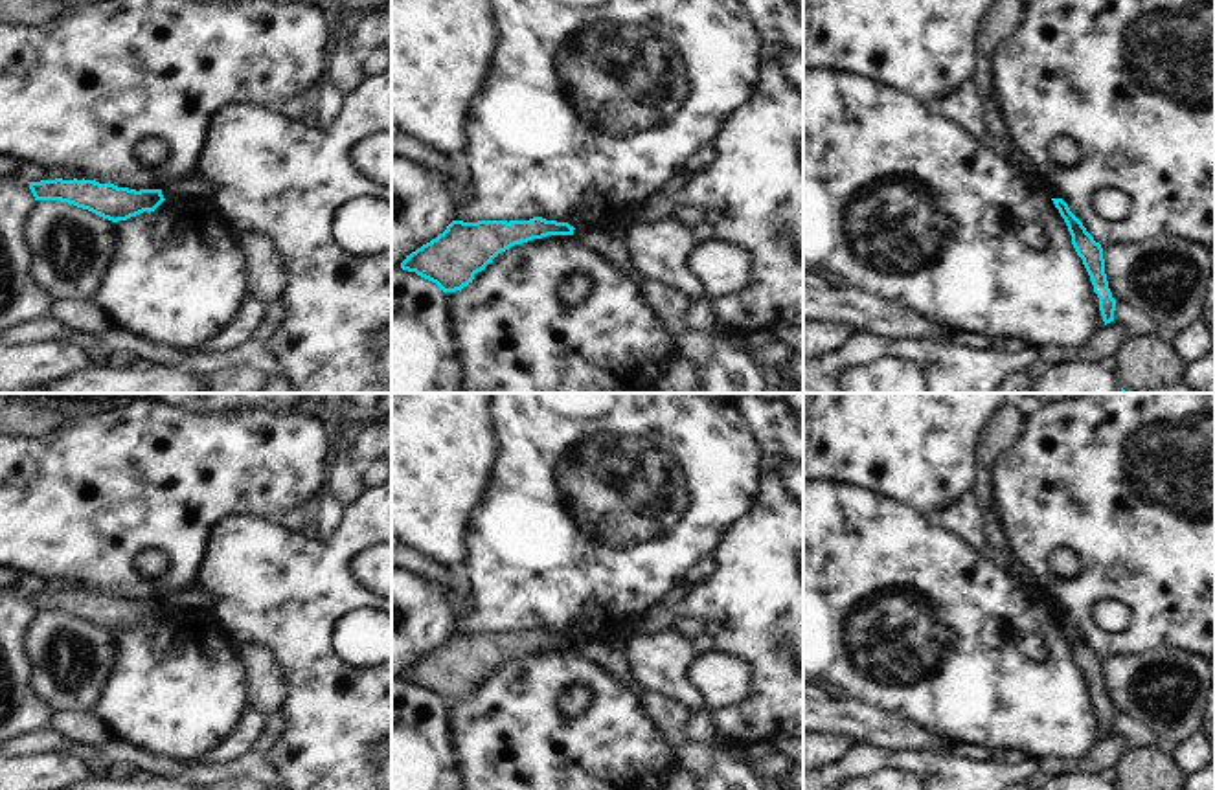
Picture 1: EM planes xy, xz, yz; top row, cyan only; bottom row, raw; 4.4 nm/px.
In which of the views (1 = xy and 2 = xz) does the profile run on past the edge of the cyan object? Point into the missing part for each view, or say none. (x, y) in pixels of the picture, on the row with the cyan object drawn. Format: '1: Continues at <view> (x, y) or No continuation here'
1: No continuation here
2: No continuation here.

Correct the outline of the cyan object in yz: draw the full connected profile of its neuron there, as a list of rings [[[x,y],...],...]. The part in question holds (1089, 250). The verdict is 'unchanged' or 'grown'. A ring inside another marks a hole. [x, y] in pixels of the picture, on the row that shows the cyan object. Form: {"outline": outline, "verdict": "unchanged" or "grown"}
{"outline": [[[1051,198],[1061,217],[1064,219],[1068,231],[1072,235],[1072,244],[1077,255],[1083,259],[1083,265],[1094,285],[1094,292],[1099,298],[1099,310],[1105,325],[1114,322],[1116,299],[1108,288],[1105,274],[1103,248],[1094,237],[1086,231],[1083,222],[1070,211],[1068,204],[1062,198]]], "verdict": "unchanged"}

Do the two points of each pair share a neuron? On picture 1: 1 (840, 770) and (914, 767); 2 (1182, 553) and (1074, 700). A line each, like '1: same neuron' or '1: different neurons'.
1: same neuron
2: different neurons

